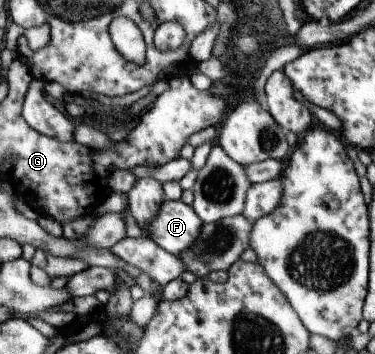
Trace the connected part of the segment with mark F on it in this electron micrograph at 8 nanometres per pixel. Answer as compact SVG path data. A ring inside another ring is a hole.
M164 199L156 217L146 227L147 237L158 247L178 256L197 240L202 224L191 206L180 200Z

